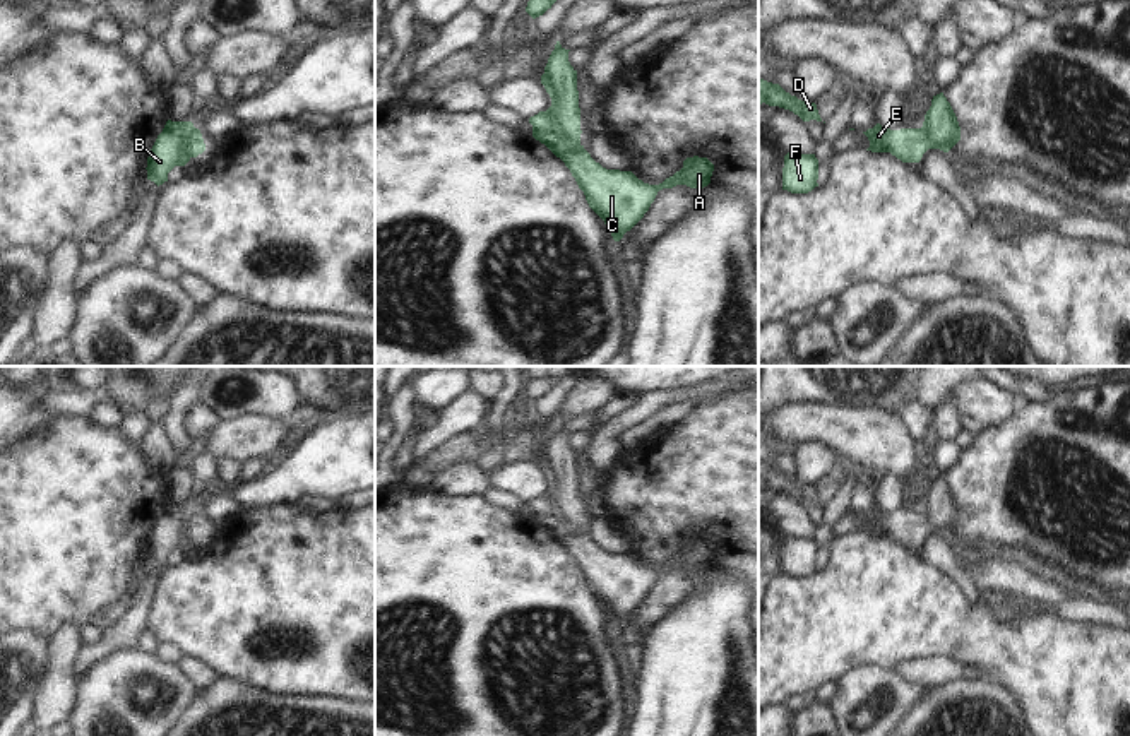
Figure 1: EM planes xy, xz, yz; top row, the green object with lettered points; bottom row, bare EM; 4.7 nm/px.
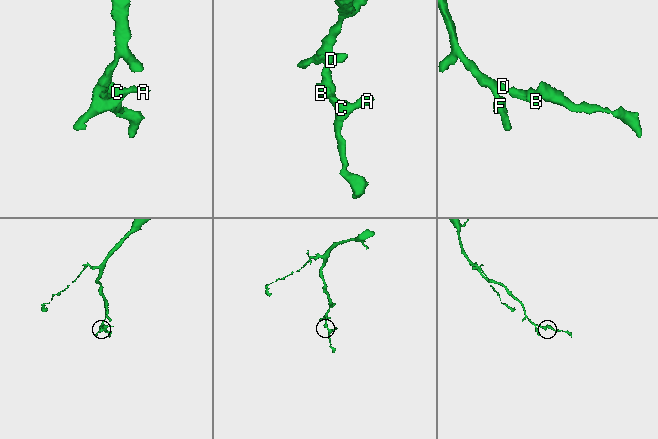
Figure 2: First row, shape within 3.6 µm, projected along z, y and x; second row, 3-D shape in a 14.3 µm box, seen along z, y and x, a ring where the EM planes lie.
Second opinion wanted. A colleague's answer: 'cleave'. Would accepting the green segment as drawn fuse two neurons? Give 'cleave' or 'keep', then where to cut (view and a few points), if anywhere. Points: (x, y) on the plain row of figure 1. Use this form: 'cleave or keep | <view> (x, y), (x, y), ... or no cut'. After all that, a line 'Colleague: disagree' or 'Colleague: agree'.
keep | no cut
Colleague: disagree

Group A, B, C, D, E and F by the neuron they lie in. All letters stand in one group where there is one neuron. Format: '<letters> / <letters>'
A B C D E F

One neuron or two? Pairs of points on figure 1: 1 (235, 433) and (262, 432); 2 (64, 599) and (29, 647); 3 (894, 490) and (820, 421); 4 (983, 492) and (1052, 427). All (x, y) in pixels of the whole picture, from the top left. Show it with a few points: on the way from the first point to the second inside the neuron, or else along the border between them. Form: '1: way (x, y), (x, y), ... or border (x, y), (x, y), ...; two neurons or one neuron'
1: way (242, 433), (255, 433); one neuron
2: border (17, 630), (33, 630), (48, 639); two neurons
3: border (887, 473), (898, 478); two neurons
4: way (1002, 473), (1019, 454), (1019, 449), (1033, 437); one neuron

